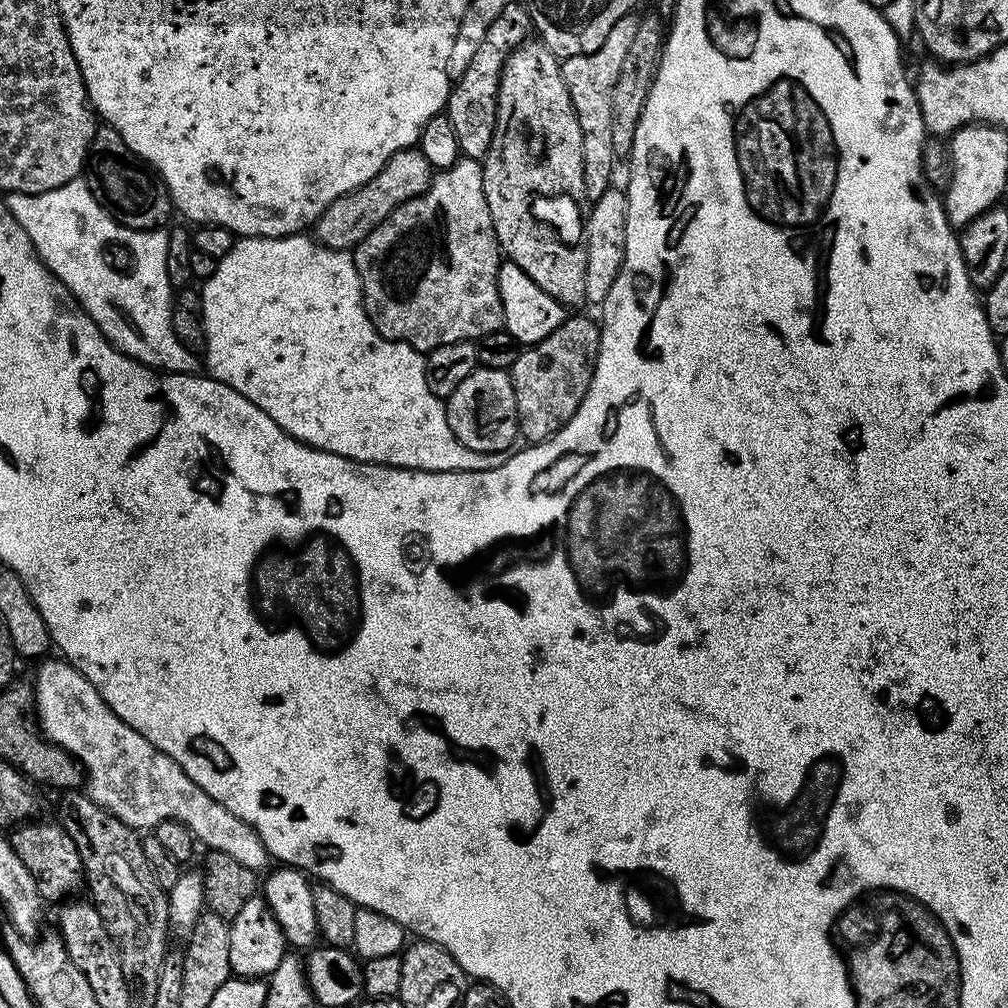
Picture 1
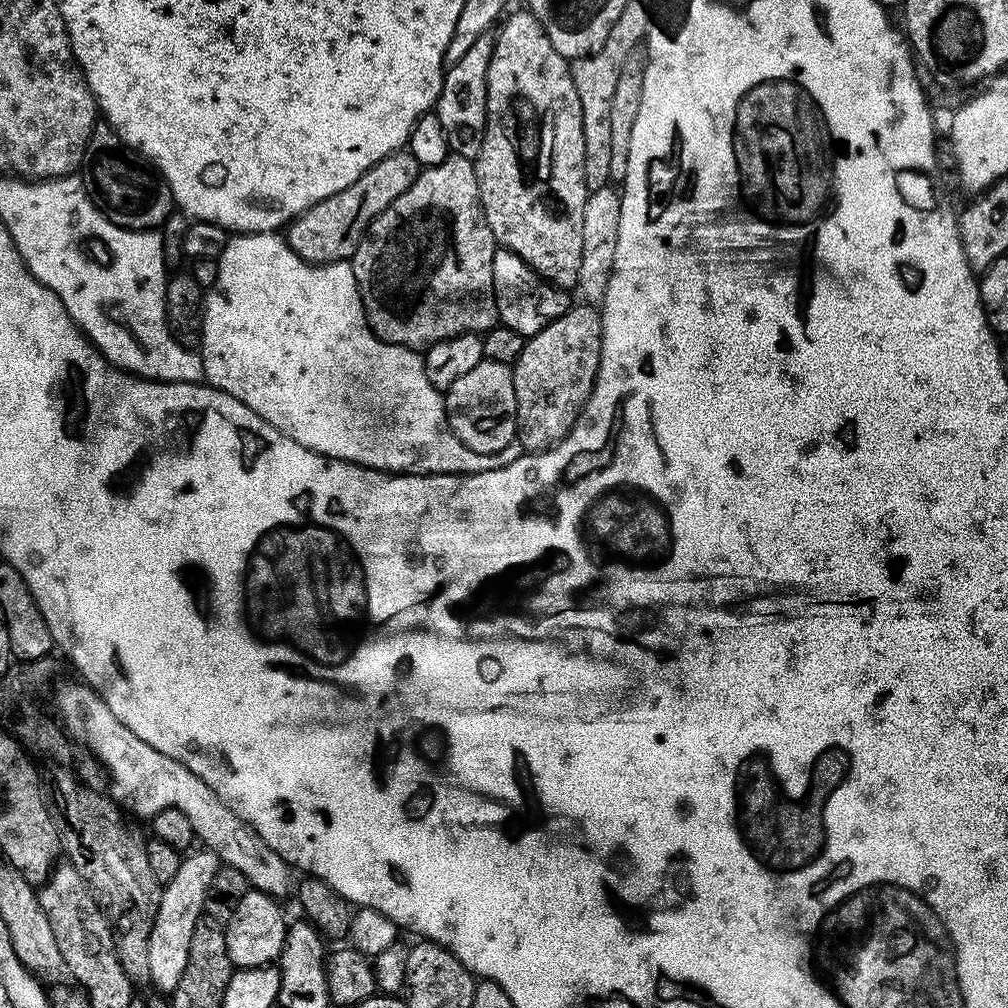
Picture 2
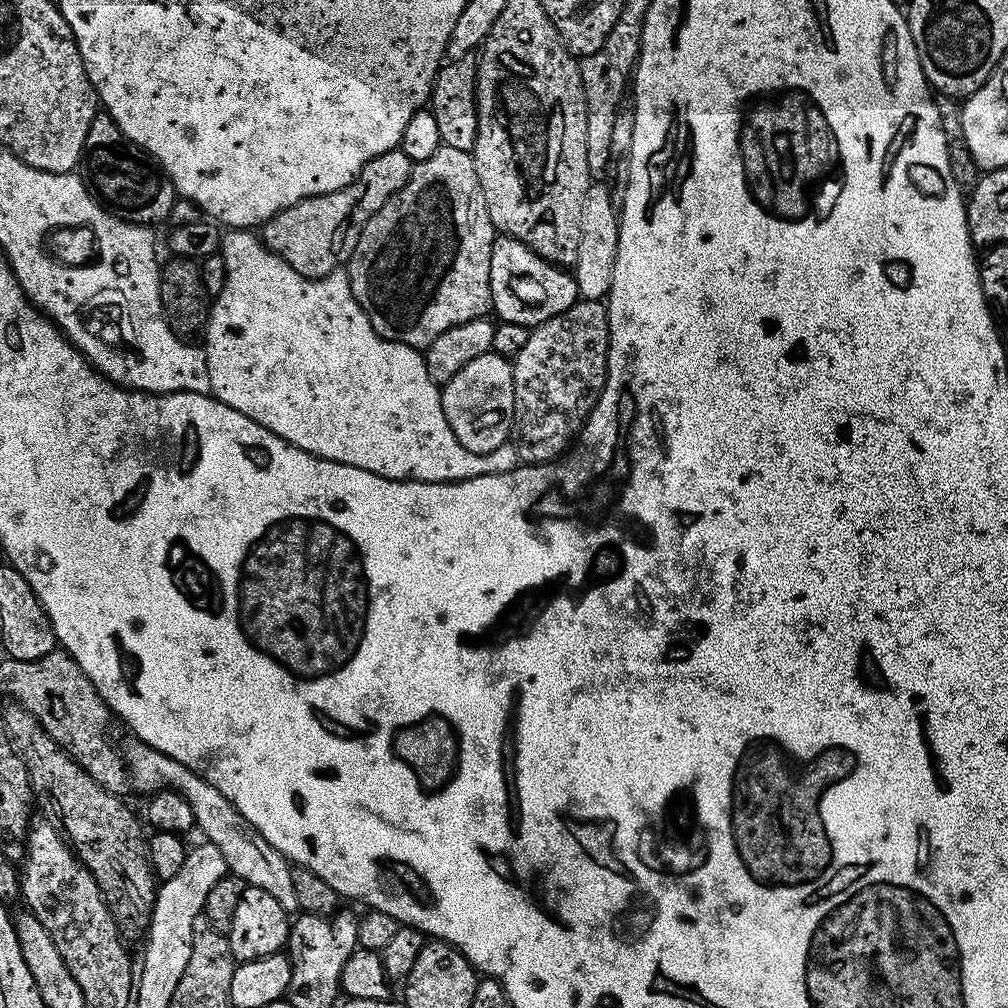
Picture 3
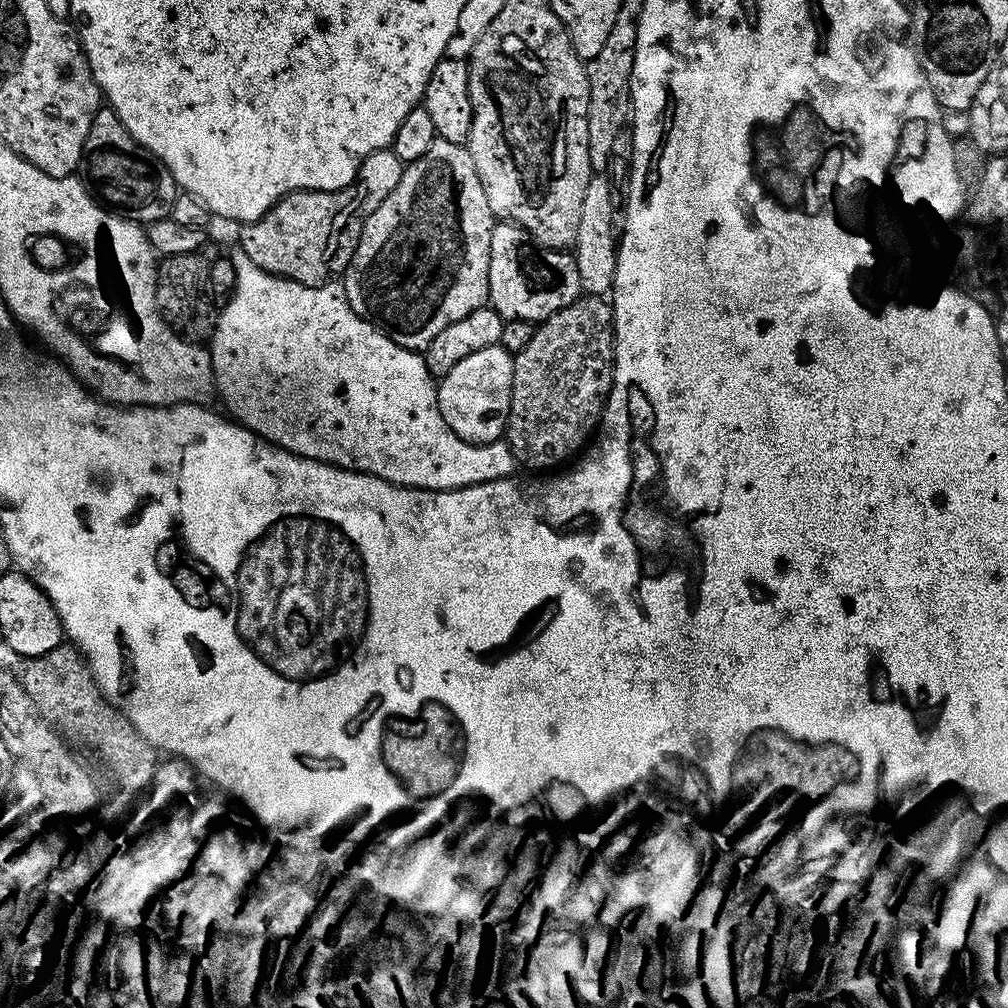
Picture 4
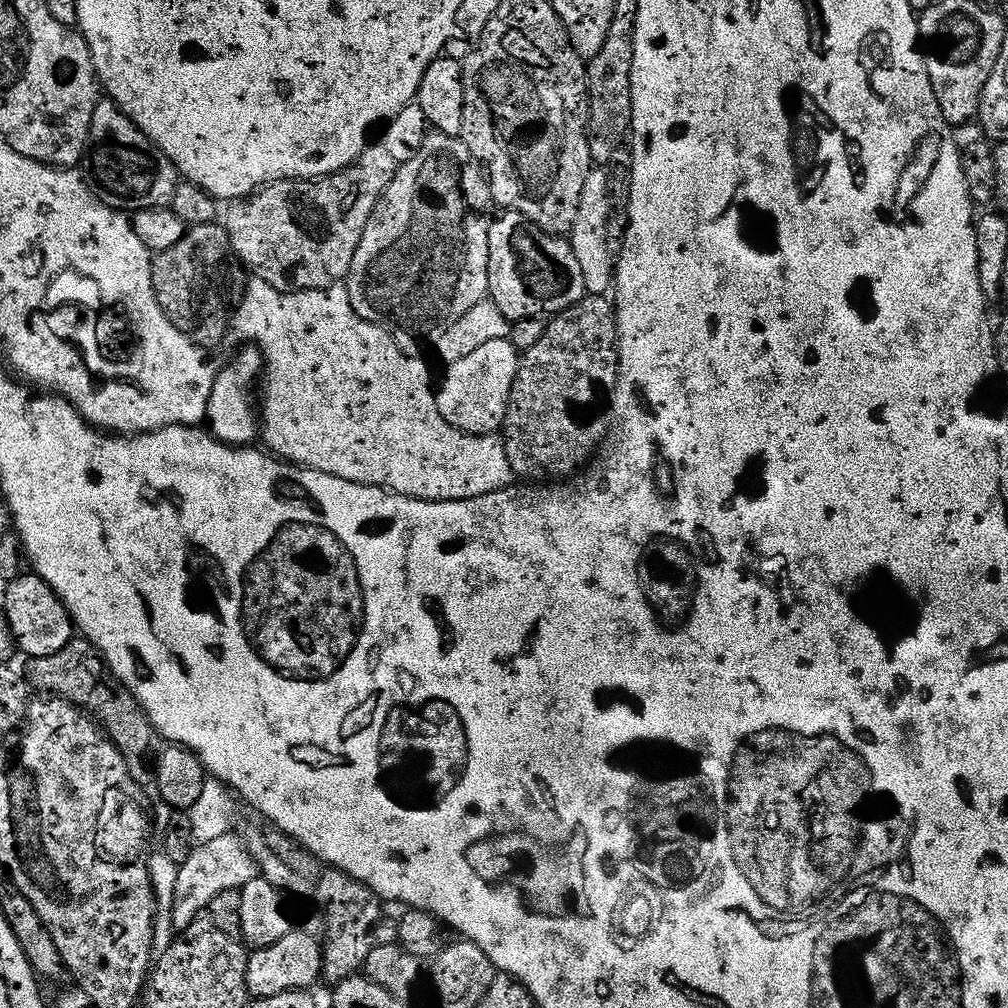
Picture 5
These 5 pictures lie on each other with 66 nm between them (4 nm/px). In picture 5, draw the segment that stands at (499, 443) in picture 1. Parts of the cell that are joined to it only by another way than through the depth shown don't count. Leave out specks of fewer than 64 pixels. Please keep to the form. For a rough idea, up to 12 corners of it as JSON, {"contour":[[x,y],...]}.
{"contour":[[509,340],[447,365],[438,414],[459,432],[495,433],[514,382]]}

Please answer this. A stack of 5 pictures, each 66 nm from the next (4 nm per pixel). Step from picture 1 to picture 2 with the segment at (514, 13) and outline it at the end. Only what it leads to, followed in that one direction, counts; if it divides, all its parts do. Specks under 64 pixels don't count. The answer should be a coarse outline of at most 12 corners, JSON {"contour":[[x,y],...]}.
{"contour":[[483,32],[447,65],[434,114],[449,153],[475,161],[486,130]]}

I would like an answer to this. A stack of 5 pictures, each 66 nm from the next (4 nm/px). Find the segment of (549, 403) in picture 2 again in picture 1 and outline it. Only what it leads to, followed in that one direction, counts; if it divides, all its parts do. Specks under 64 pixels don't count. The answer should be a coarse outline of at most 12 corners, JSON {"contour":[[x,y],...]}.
{"contour":[[569,315],[510,370],[525,441],[578,410],[600,329]]}

